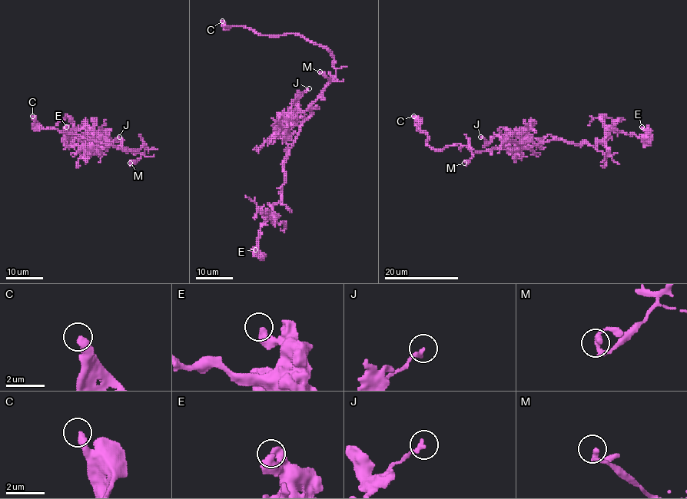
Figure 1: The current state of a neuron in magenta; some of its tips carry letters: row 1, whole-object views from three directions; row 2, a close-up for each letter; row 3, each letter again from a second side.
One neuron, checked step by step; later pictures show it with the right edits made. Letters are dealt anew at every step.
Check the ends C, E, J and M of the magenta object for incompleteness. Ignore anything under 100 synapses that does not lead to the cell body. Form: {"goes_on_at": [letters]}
{"goes_on_at": ["C"]}

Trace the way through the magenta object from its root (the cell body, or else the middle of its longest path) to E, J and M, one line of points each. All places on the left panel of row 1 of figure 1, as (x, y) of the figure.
E: (123, 149), (121, 140), (101, 143), (94, 140), (95, 143), (87, 147), (75, 131), (69, 136), (66, 127)
J: (123, 149), (114, 146), (110, 137), (105, 136), (110, 142), (119, 137)
M: (123, 149), (142, 154), (130, 163)

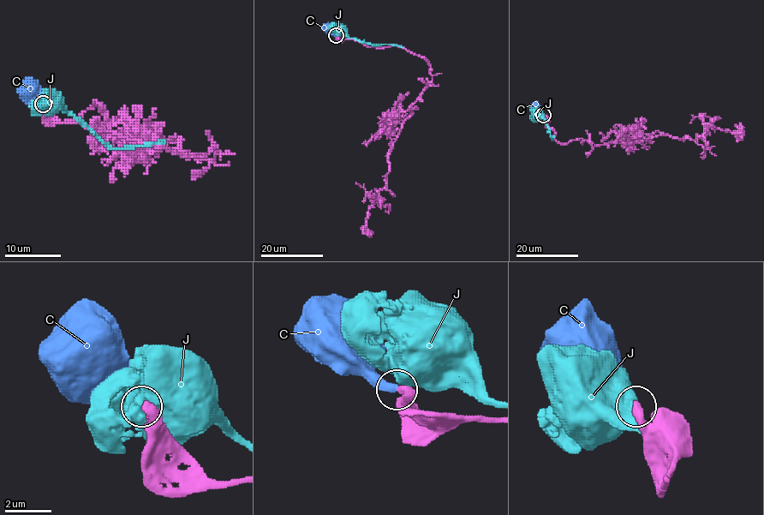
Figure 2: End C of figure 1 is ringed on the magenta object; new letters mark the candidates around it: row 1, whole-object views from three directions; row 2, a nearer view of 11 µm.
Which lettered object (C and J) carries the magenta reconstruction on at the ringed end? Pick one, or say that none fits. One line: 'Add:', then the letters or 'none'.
Add: none

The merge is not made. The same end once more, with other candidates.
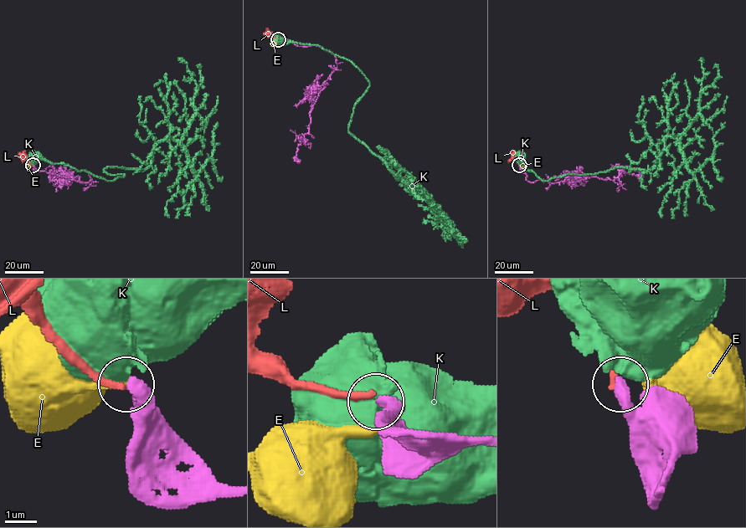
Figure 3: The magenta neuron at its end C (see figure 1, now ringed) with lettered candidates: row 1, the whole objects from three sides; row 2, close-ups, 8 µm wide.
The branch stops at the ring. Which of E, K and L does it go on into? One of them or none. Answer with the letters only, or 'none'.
none

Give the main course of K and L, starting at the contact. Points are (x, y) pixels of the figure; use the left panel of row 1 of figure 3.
K: (33, 164), (33, 156), (36, 154), (36, 156)
L: (33, 165), (23, 156)

